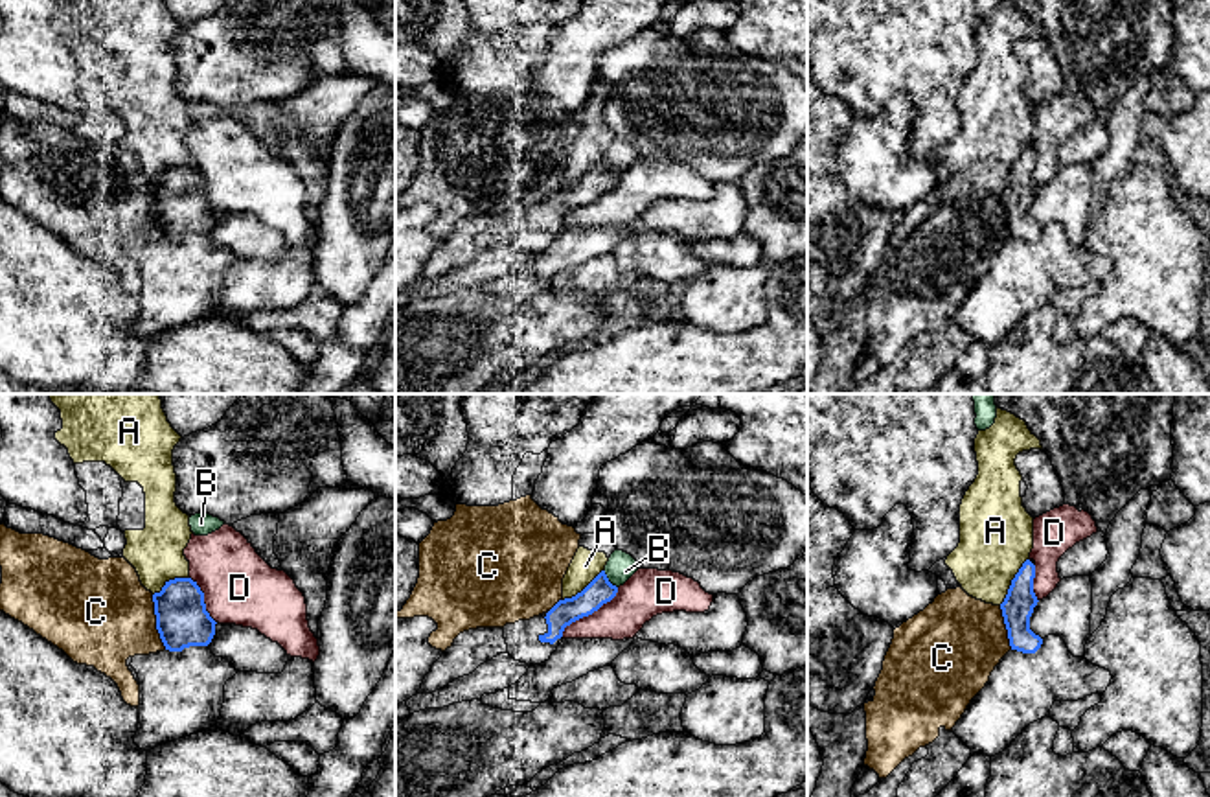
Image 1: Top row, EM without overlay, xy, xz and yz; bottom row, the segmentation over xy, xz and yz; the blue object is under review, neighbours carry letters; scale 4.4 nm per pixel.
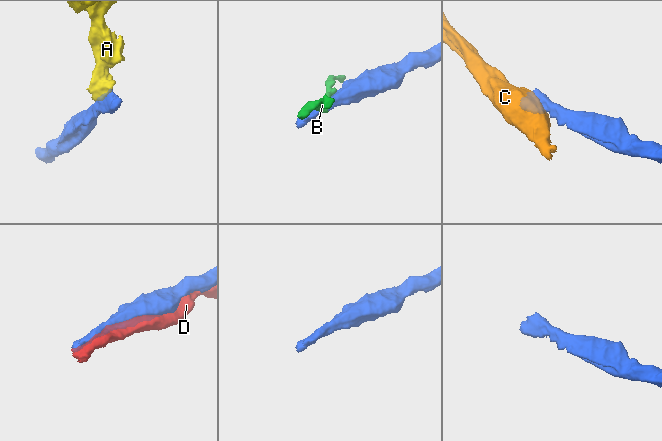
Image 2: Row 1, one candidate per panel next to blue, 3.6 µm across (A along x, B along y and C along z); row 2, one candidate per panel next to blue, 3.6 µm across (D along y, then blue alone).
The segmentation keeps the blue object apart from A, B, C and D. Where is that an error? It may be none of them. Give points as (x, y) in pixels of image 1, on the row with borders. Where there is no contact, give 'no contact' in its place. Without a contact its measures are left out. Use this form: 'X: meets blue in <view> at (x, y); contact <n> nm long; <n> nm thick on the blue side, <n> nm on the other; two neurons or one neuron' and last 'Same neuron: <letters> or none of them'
A: meets blue in yz at (1012, 582); contact 240 nm long; 140 nm thick on the blue side, 320 nm on the other; two neurons
B: meets blue in xz at (607, 578); contact 110 nm long; 120 nm thick on the blue side, 120 nm on the other; two neurons
C: meets blue in xy at (157, 623); contact 240 nm long; 220 nm thick on the blue side, 440 nm on the other; two neurons
D: meets blue in xz at (589, 613); contact 340 nm long; 120 nm thick on the blue side, 200 nm on the other; two neurons
Same neuron: none of them

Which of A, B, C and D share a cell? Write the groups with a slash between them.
A / B / C / D

